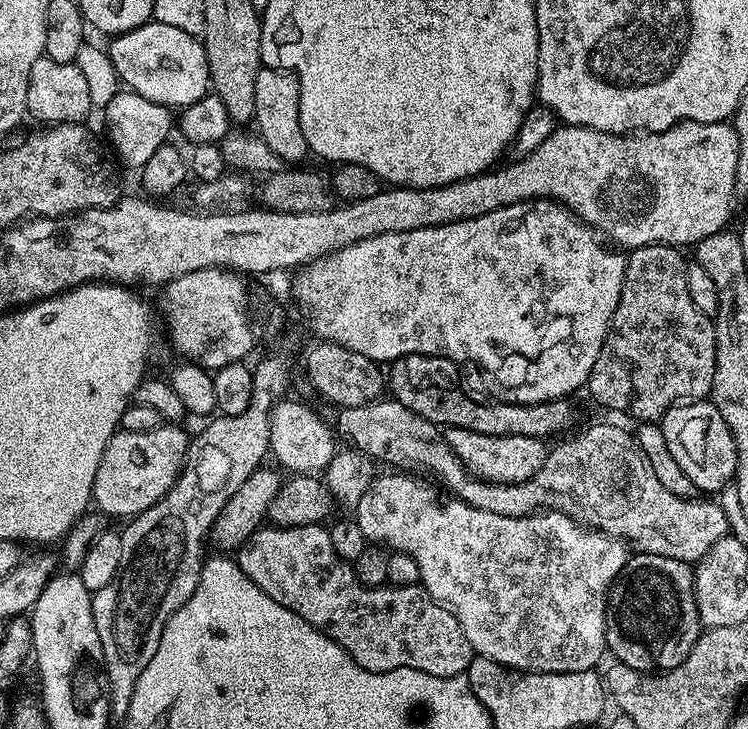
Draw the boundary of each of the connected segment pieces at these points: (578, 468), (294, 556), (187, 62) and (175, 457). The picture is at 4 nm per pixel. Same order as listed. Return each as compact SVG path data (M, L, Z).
M381 398L370 404L340 408L337 411L334 432L341 441L347 442L357 452L365 452L373 461L389 460L397 464L397 469L412 470L417 464L428 472L433 472L449 488L451 495L463 504L474 506L478 510L490 510L490 514L506 514L507 516L529 516L532 512L551 510L564 512L577 524L585 528L595 528L598 532L605 532L608 536L615 536L625 542L631 542L639 551L650 554L662 554L668 558L678 558L689 562L699 562L703 556L723 536L729 535L728 519L719 503L712 498L693 498L687 500L678 494L670 494L650 466L649 459L640 449L635 435L631 431L619 428L616 424L592 424L585 432L577 436L569 435L569 440L561 439L560 445L549 447L546 462L526 482L510 482L499 484L489 480L480 480L473 476L454 450L446 442L443 431L437 425L431 424L426 418L414 414L402 402L394 398Z
M319 524L293 528L261 526L238 549L234 559L263 592L274 598L274 602L286 606L286 610L298 614L319 632L326 633L336 647L366 670L389 672L413 668L435 676L462 676L472 664L474 653L470 642L466 642L466 634L449 608L433 600L427 588L420 584L368 588L358 582L355 567L349 561L341 560L334 550L327 527Z
M149 22L111 37L107 43L107 63L111 71L113 68L120 75L119 83L127 91L142 94L142 98L173 110L186 109L209 95L208 59L200 36L186 34L178 26Z
M172 422L161 423L159 428L146 430L146 434L116 431L106 450L102 450L102 462L98 462L98 474L94 474L92 504L100 507L101 513L123 518L150 510L150 506L165 496L180 477L189 439L189 433L184 433L180 426Z

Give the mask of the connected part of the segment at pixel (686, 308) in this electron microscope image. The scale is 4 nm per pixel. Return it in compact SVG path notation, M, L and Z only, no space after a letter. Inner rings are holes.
M647 244L641 248L631 249L627 253L624 266L624 281L622 290L618 298L618 306L612 315L612 325L608 328L606 338L602 342L602 350L594 362L594 366L588 375L586 392L589 392L598 403L604 408L609 408L612 412L625 412L628 416L633 416L636 422L656 422L674 404L681 402L691 402L693 400L705 399L711 393L714 382L714 366L716 365L716 326L713 317L702 314L698 306L694 306L694 301L690 299L690 290L686 286L686 270L688 264L680 257L681 249L671 244Z

